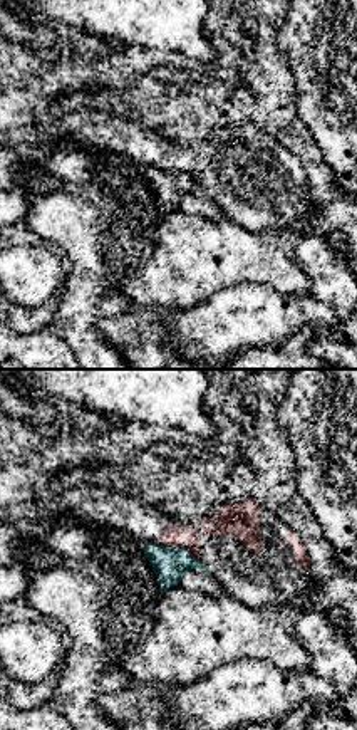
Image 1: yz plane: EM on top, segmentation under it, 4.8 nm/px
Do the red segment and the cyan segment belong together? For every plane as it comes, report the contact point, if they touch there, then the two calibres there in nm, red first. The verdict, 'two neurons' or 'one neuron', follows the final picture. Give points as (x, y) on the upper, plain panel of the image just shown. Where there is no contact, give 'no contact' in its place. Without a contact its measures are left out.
(178, 170) | 110/160 nm

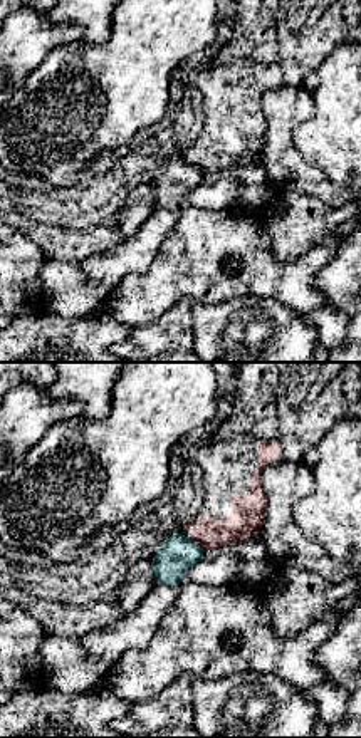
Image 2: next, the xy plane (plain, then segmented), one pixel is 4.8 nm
(197, 166) | 150/170 nm

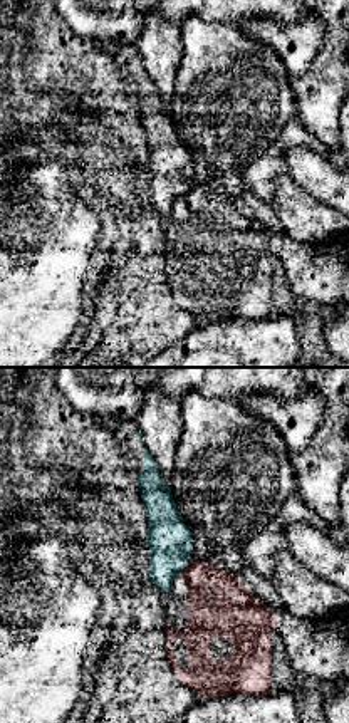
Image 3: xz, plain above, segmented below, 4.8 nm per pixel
(185, 192) | 190/220 nm

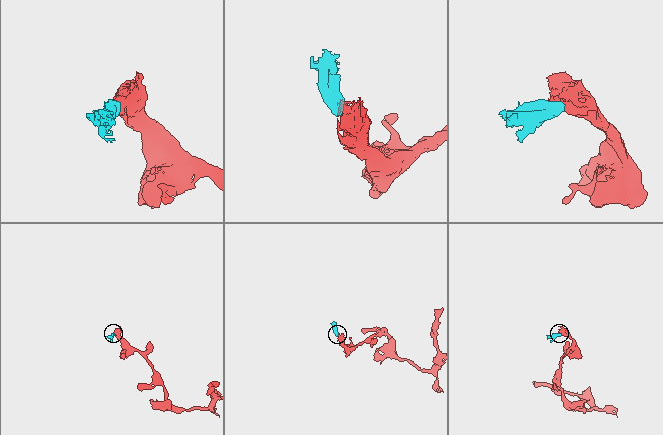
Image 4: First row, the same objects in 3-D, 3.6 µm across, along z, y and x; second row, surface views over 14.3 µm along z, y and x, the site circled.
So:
two neurons

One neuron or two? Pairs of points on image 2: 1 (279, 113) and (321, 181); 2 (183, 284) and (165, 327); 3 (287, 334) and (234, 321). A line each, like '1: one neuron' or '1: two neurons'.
1: one neuron
2: two neurons
3: one neuron

